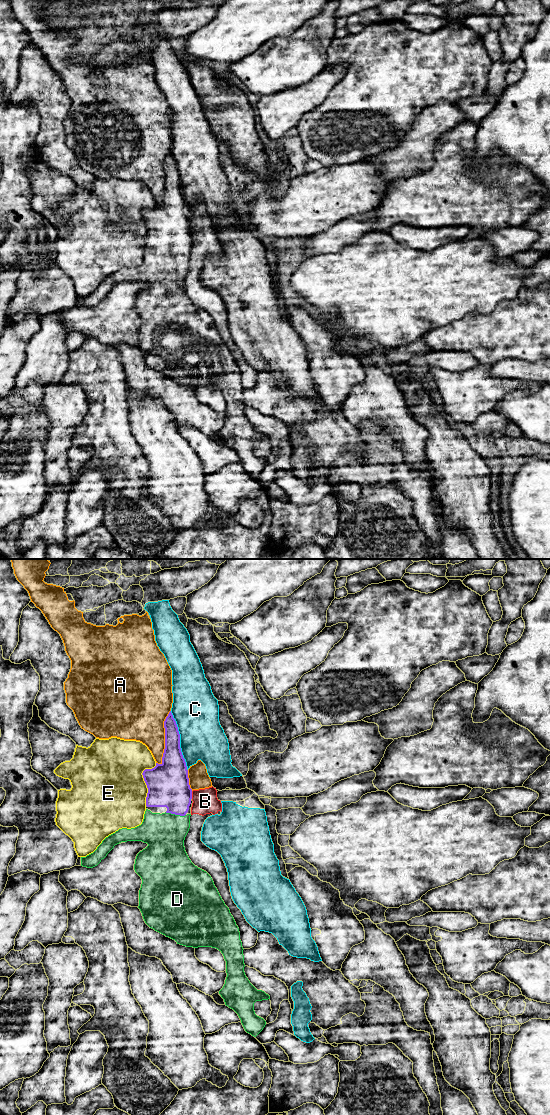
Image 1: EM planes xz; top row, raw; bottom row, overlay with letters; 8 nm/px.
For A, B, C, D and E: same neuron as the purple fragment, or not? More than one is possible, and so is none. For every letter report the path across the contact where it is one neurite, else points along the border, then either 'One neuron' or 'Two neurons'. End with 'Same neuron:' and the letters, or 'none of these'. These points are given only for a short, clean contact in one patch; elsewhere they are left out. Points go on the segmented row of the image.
A: Two neurons
B: Boundary: xz (191, 791), (192, 798). Two neurons
C: Two neurons
D: One neuron
E: Two neurons
Same neuron: D

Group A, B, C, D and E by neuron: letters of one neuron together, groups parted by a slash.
A B / C / D / E

